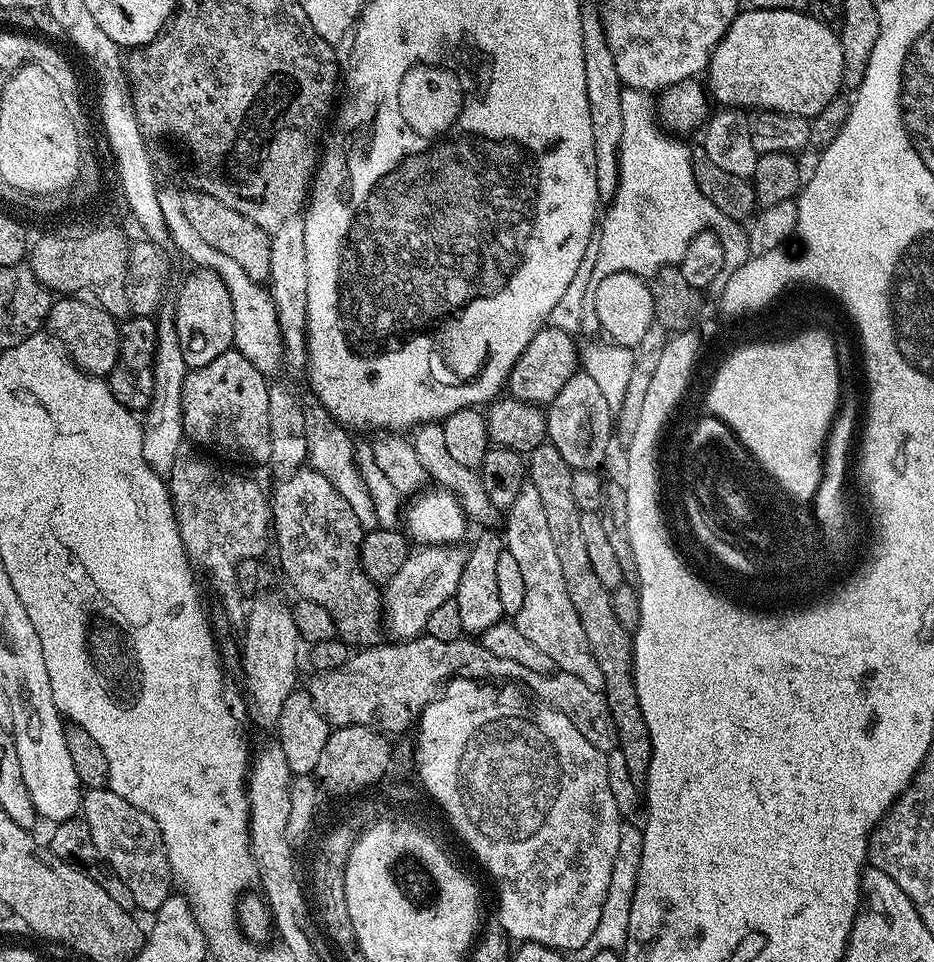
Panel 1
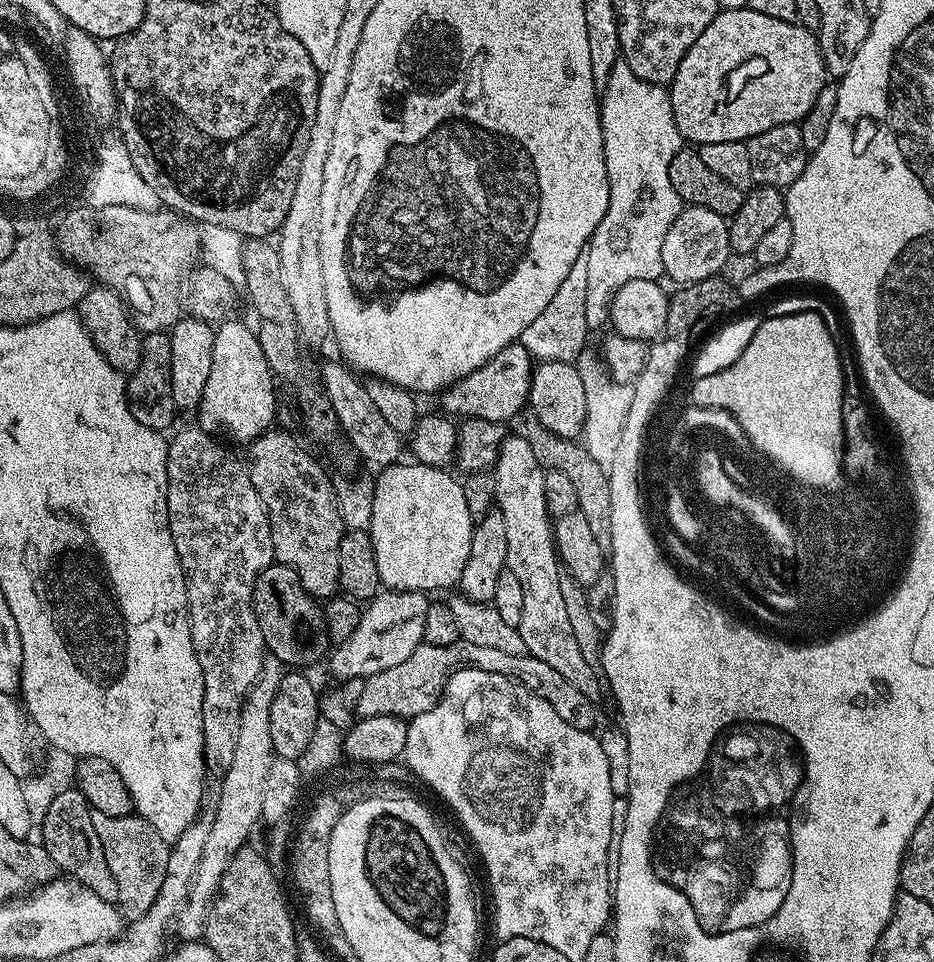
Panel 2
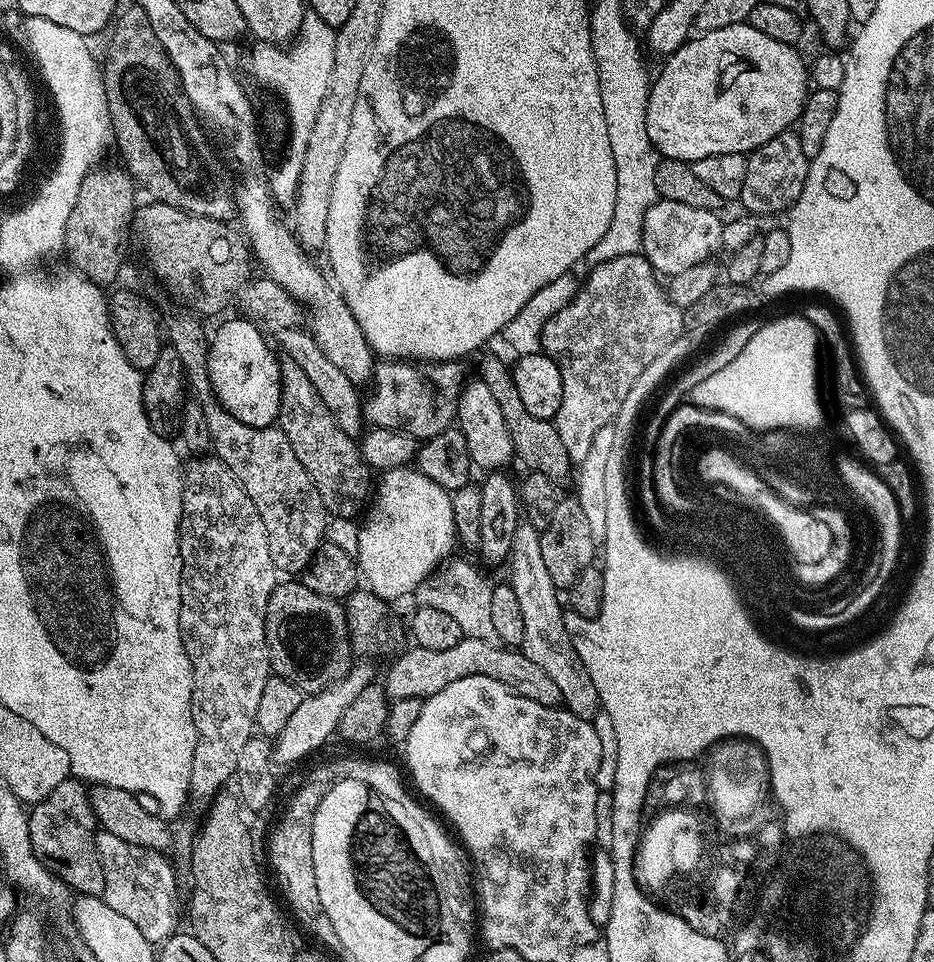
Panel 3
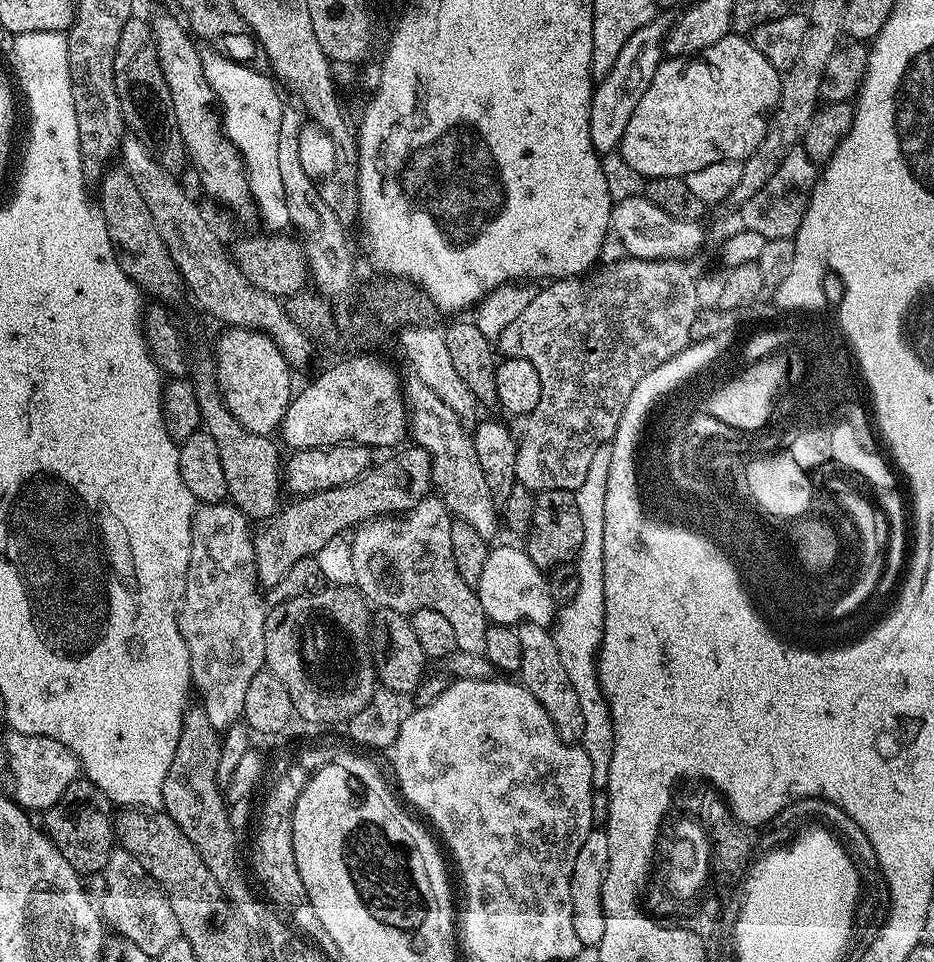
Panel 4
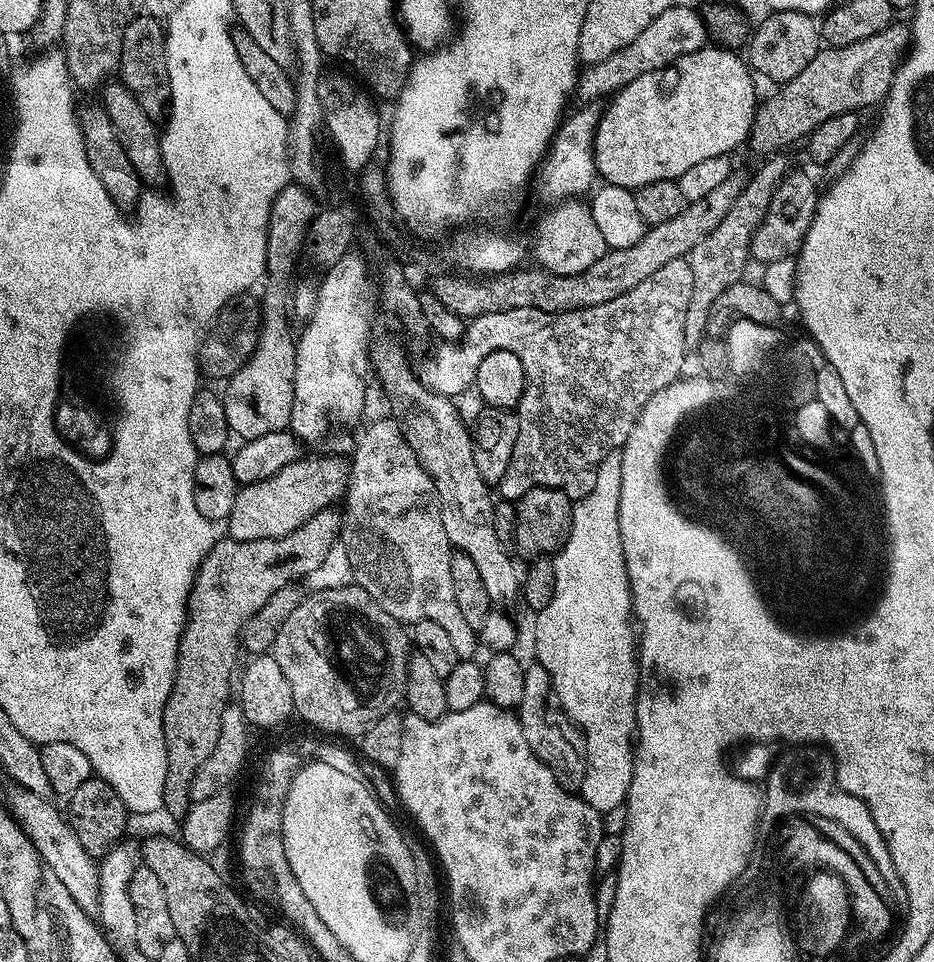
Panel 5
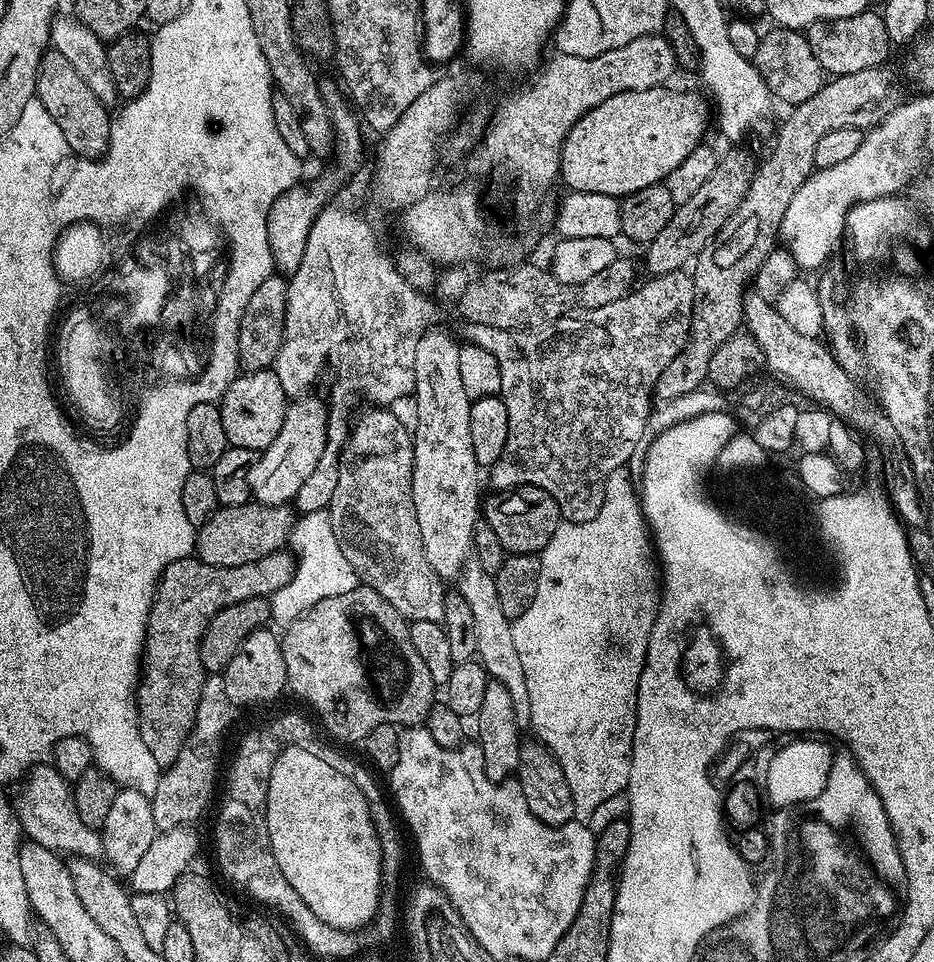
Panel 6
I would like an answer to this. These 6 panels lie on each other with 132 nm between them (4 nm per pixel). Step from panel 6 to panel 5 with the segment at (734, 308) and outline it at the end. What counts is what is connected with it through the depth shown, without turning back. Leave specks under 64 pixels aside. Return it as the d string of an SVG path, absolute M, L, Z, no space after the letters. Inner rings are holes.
M772 158L756 172L756 177L740 192L740 197L732 204L732 209L721 215L720 224L705 238L694 246L686 259L694 274L694 294L690 298L690 310L686 310L686 326L684 327L684 343L699 345L705 339L704 327L708 324L708 315L720 295L727 293L741 279L744 267L750 264L752 235L756 232L770 206L770 200L780 181L788 175L790 165L784 160Z

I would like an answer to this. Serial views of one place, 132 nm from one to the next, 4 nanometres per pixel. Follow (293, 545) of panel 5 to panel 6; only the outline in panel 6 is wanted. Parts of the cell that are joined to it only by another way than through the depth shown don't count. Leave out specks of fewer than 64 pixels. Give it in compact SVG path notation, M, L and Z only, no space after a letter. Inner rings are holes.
M288 550L266 554L266 558L258 558L258 562L246 562L246 566L210 566L192 556L175 560L166 566L152 597L148 633L144 639L142 675L135 695L142 742L146 742L150 754L154 754L154 762L158 762L161 769L169 768L175 762L189 740L192 728L197 725L196 711L206 679L204 664L200 660L200 641L204 638L206 626L220 610L232 603L271 597L273 592L290 582L295 569L296 561L293 553Z

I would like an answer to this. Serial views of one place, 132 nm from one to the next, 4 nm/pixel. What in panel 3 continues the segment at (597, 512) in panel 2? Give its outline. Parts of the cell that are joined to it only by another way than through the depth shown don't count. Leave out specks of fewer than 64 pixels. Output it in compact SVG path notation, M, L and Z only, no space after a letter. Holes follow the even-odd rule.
M488 354L480 362L481 383L487 386L493 398L501 407L502 416L506 421L507 430L510 433L512 451L515 459L526 466L525 469L531 472L546 474L554 482L561 482L569 470L572 470L572 463L569 455L566 454L562 440L558 437L555 423L549 420L534 418L519 397L518 388L514 384L512 371L509 365L504 364L498 357Z

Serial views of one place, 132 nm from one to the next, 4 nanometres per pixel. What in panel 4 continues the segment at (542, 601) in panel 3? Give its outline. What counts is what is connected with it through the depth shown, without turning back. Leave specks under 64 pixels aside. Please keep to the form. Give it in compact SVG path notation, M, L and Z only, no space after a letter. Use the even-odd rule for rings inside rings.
M525 622L516 628L516 633L518 642L522 642L522 666L518 673L519 679L525 688L531 690L534 698L542 702L558 734L569 742L579 741L584 735L582 706L579 705L578 696L574 694L574 686L570 686L570 678L562 666L562 658L558 658L558 650L556 643L552 641L551 631L548 628Z

